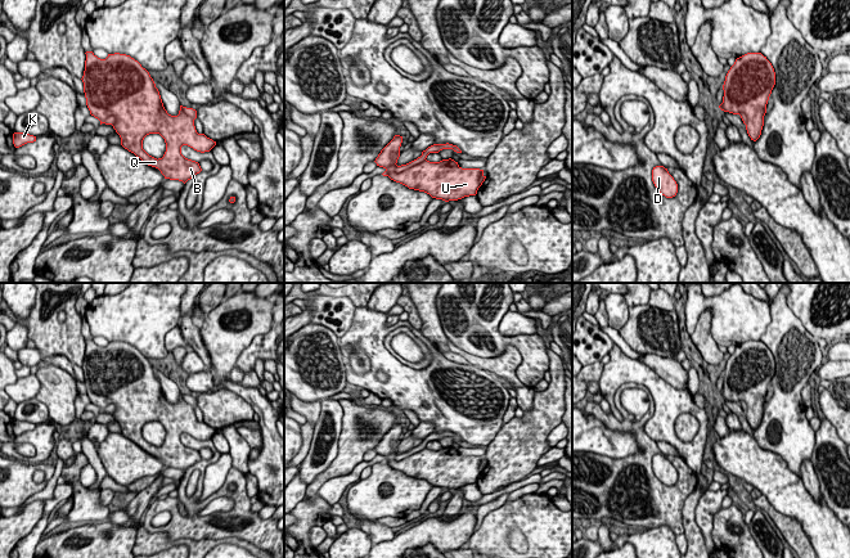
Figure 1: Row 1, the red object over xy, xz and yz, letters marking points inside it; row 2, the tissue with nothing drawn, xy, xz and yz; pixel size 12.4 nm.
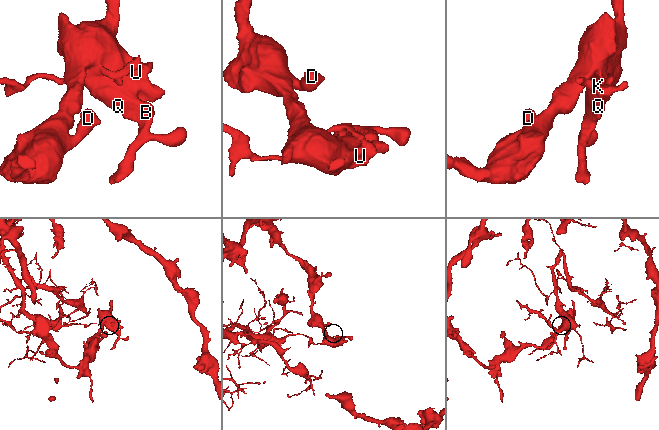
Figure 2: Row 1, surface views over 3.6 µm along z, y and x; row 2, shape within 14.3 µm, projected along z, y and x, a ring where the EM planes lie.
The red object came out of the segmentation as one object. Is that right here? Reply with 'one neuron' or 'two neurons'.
two neurons

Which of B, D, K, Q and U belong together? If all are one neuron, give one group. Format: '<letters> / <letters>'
B D Q U / K

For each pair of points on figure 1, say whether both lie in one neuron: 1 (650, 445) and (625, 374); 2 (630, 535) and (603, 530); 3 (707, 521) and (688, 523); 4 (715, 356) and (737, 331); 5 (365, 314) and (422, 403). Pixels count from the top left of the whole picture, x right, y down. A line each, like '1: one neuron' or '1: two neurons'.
1: two neurons
2: two neurons
3: two neurons
4: two neurons
5: one neuron

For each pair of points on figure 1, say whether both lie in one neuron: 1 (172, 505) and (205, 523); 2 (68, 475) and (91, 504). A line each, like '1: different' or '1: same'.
1: same
2: same

